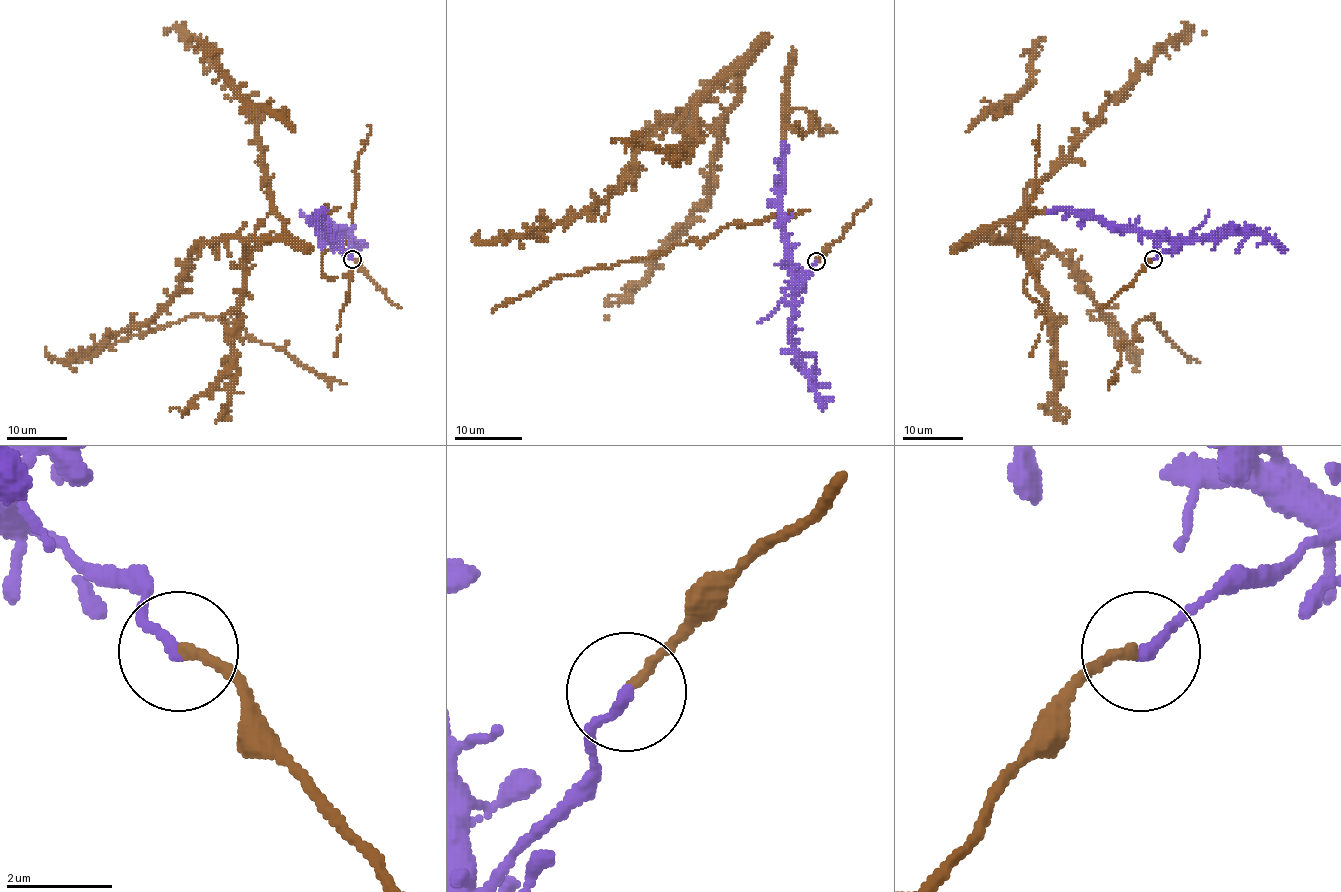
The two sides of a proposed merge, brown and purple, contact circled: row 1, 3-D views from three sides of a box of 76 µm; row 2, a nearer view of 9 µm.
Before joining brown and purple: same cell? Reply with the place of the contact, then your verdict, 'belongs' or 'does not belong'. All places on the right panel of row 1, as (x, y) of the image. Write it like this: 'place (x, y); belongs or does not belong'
place (1153, 259); belongs

